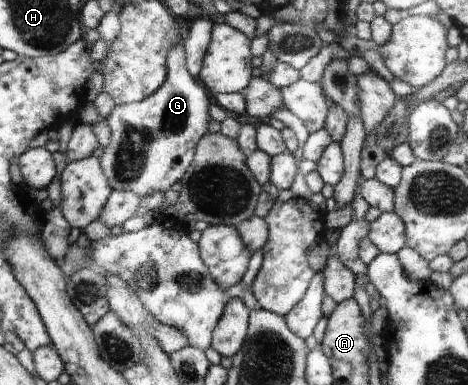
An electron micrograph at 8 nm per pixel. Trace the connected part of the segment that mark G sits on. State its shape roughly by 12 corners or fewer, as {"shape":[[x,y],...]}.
{"shape":[[182,41],[169,78],[117,106],[101,161],[147,198],[182,182],[210,123]]}

